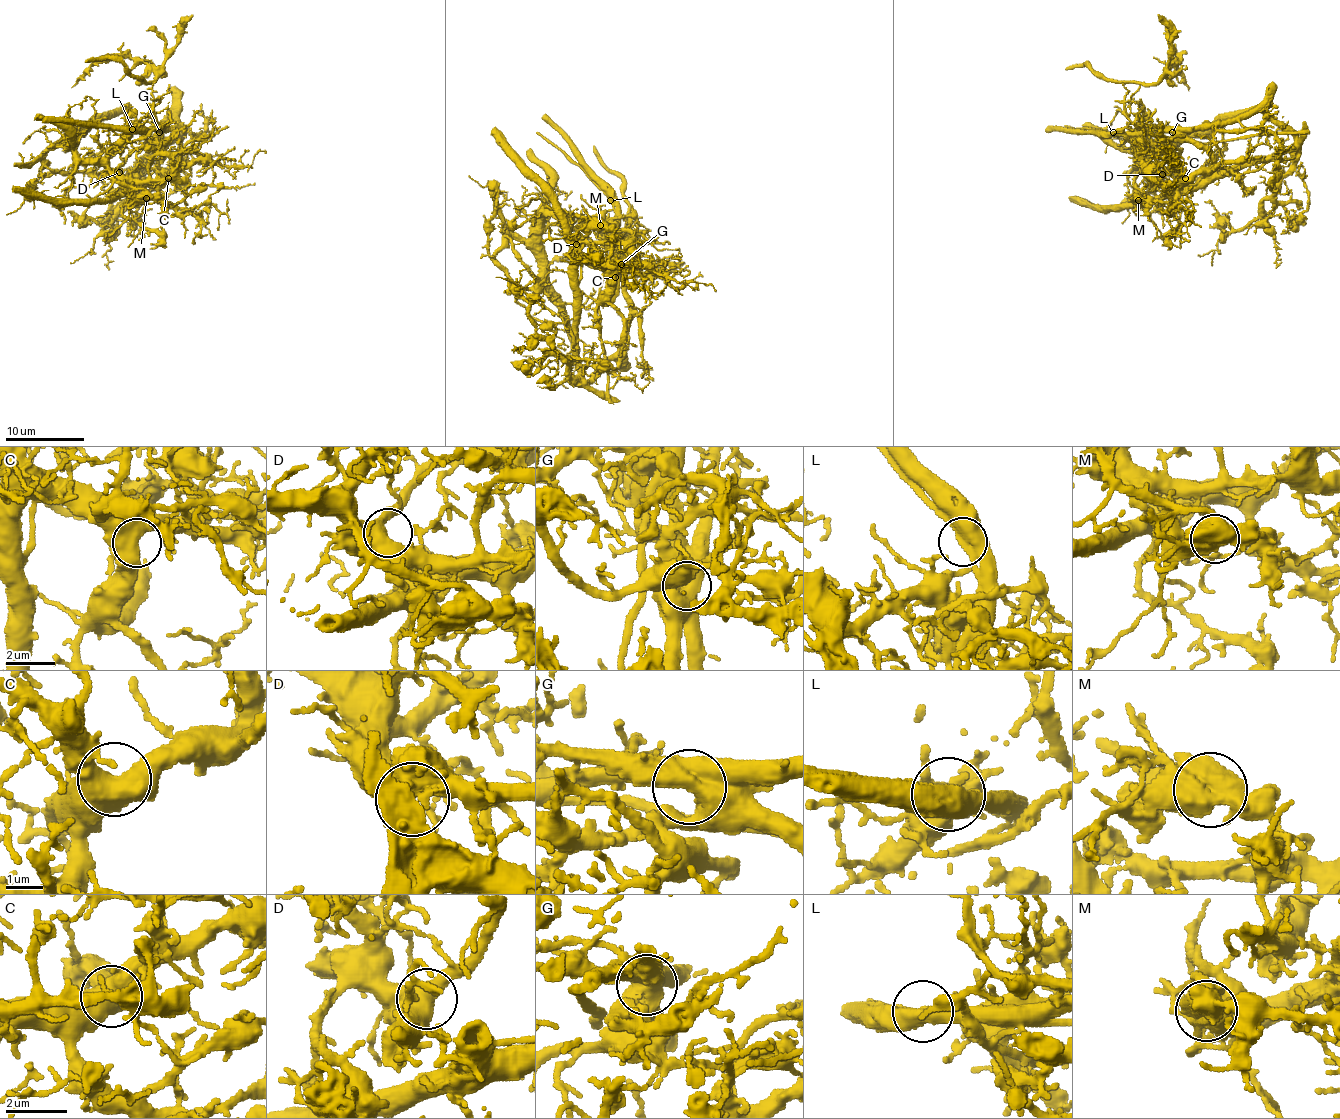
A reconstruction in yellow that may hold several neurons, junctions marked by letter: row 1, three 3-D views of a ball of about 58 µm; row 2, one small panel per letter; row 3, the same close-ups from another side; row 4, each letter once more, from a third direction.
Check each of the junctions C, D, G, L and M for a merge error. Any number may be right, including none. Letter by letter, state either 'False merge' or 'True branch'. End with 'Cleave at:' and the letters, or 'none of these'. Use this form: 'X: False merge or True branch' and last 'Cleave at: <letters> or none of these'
C: True branch
D: True branch
G: False merge
L: False merge
M: False merge
Cleave at: G, L, M

